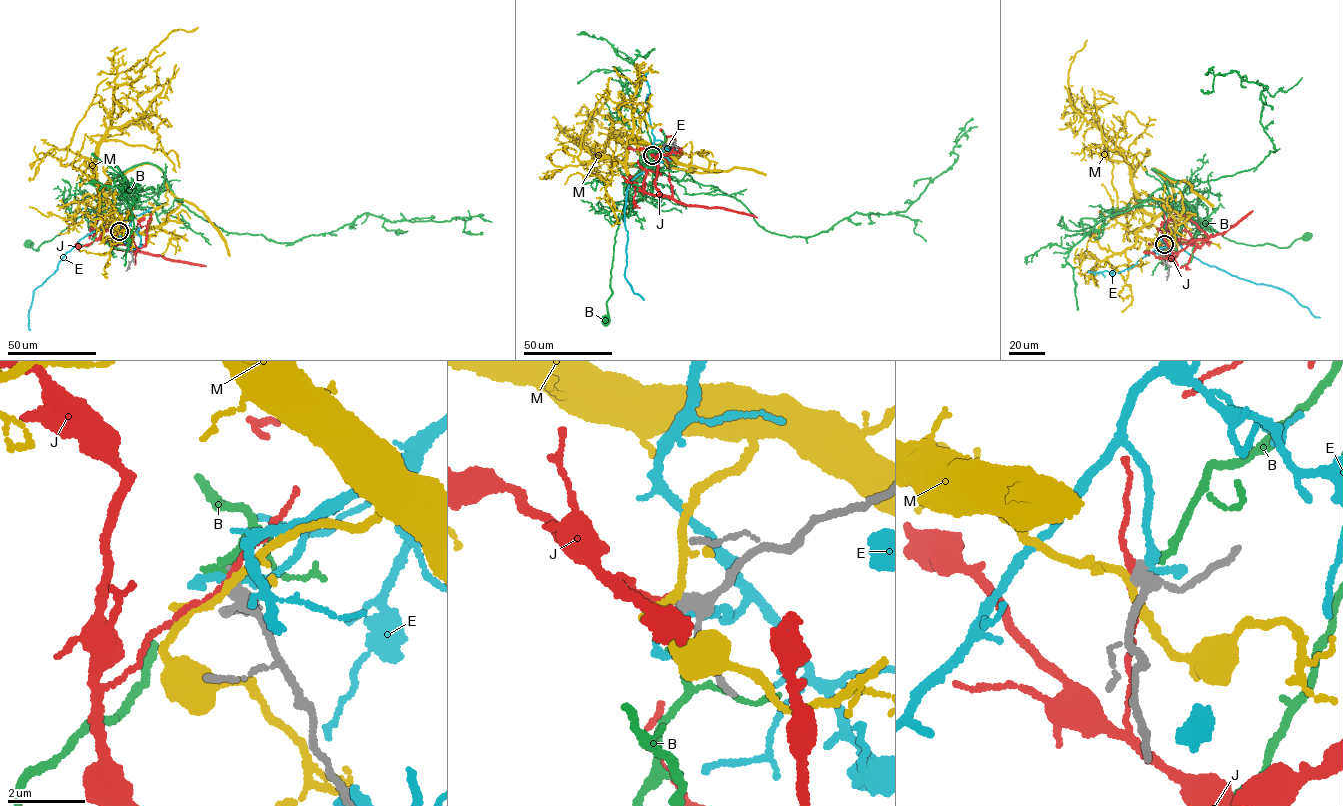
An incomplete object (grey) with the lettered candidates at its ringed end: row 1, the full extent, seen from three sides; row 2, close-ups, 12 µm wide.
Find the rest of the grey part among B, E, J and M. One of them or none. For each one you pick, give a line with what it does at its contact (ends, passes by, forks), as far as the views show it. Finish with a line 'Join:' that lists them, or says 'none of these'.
B: It ends there
Join: B

